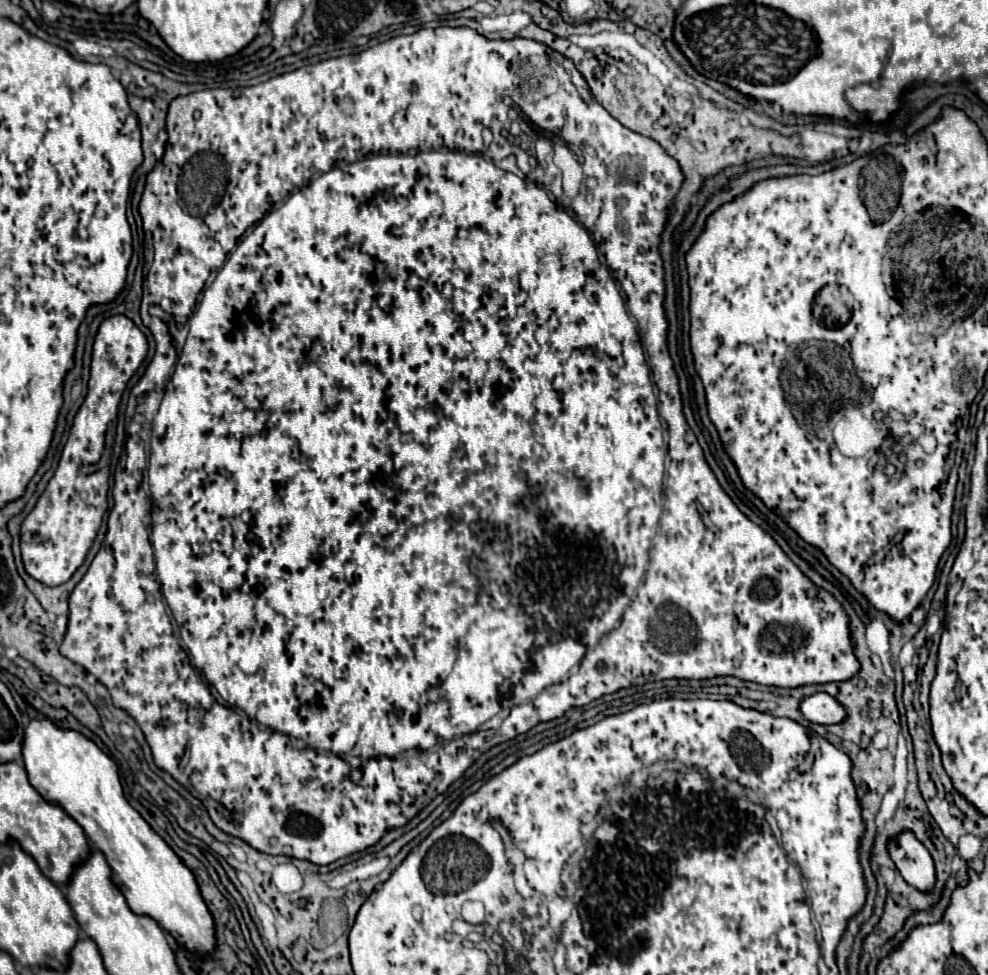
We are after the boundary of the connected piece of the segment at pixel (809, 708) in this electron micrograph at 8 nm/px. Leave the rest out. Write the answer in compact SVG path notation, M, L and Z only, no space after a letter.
M814 693L810 697L804 697L800 703L800 713L810 723L818 725L840 723L846 717L846 709L826 693Z

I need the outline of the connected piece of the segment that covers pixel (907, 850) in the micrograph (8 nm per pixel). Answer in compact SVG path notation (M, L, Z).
M902 831L888 841L888 853L906 883L920 891L930 891L936 881L934 861L928 849L912 831Z

